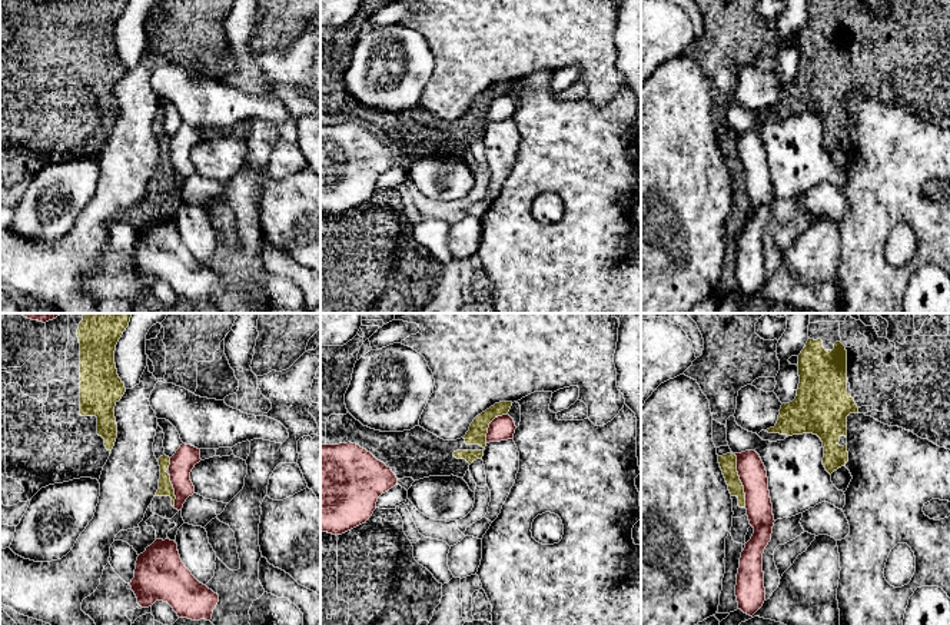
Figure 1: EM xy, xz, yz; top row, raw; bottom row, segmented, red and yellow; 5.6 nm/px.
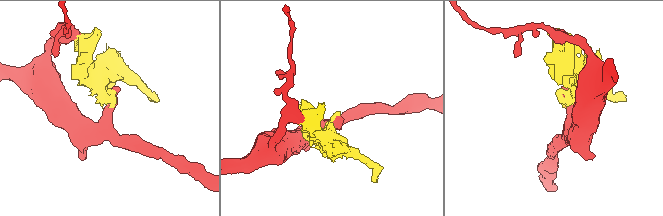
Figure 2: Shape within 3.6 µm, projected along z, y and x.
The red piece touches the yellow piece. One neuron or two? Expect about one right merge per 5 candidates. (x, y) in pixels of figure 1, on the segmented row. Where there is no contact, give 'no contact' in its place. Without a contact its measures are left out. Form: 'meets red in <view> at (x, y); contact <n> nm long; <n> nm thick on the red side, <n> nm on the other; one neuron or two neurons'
meets red in yz at (740, 479); contact 320 nm long; 160 nm thick on the red side, 100 nm on the other; two neurons

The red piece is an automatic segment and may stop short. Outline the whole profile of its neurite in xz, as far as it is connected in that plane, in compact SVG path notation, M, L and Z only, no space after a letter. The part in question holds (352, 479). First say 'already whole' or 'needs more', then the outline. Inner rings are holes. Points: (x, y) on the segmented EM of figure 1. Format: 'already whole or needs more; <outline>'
already whole; M320 445L320 532L342 535L365 523L378 498L396 483L392 469L359 445Z

